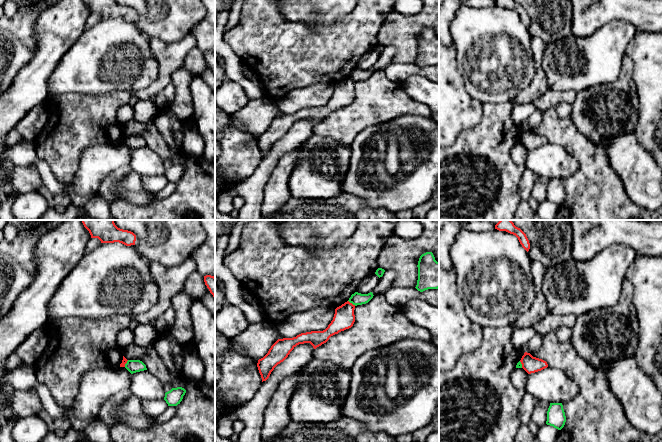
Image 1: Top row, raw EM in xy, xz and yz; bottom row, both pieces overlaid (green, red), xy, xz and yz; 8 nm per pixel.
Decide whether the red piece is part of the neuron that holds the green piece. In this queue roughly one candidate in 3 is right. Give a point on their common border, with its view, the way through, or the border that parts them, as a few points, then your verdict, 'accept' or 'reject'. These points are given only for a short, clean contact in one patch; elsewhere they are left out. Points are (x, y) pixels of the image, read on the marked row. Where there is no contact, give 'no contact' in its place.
contact xz (352, 303); border xz (348, 300), (355, 305); reject

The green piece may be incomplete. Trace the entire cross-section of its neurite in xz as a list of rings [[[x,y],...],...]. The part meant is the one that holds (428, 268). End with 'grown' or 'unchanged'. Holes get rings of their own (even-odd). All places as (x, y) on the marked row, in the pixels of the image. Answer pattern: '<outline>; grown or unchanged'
[[[432,252],[422,254],[418,261],[418,280],[416,289],[423,292],[439,288],[439,262]]]; unchanged

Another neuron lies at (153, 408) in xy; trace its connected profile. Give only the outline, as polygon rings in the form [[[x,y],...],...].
[[[143,400],[142,408],[145,414],[156,417],[162,414],[168,407],[166,401],[163,400]]]

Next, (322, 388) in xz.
[[[313,358],[297,374],[297,386],[288,407],[291,421],[329,423],[343,417],[352,377],[350,370]]]

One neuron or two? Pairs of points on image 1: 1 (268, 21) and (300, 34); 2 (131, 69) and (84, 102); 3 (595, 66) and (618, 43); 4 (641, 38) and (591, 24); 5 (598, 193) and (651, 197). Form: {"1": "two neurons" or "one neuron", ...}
{"1": "one neuron", "2": "two neurons", "3": "one neuron", "4": "two neurons", "5": "two neurons"}

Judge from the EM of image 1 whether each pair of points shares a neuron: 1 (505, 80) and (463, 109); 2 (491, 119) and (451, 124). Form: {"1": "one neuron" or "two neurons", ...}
{"1": "two neurons", "2": "two neurons"}

